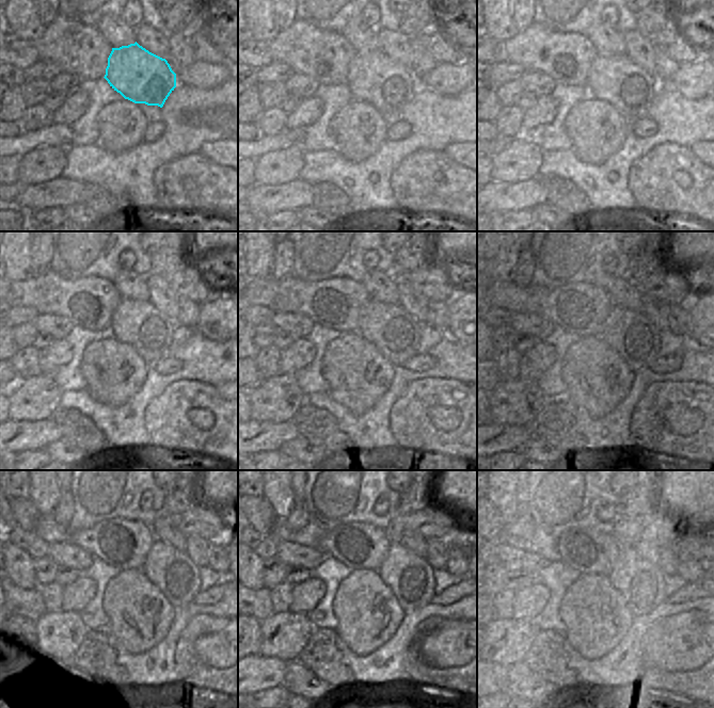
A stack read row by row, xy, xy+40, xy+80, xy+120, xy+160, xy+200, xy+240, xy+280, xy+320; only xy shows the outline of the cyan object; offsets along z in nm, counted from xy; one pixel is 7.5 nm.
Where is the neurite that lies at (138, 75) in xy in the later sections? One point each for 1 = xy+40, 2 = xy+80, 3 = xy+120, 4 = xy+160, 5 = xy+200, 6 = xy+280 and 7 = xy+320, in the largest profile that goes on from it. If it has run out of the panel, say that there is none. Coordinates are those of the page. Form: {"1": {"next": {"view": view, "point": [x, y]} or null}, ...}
{"1": {"next": {"view": "xy+40", "point": [374, 77]}}, "2": {"next": {"view": "xy+80", "point": [613, 78]}}, "3": {"next": {"view": "xy+120", "point": [151, 332]}}, "4": {"next": {"view": "xy+160", "point": [389, 326]}}, "5": {"next": {"view": "xy+200", "point": [635, 337]}}, "6": {"next": {"view": "xy+280", "point": [410, 577]}}, "7": {"next": {"view": "xy+320", "point": [641, 584]}}}

